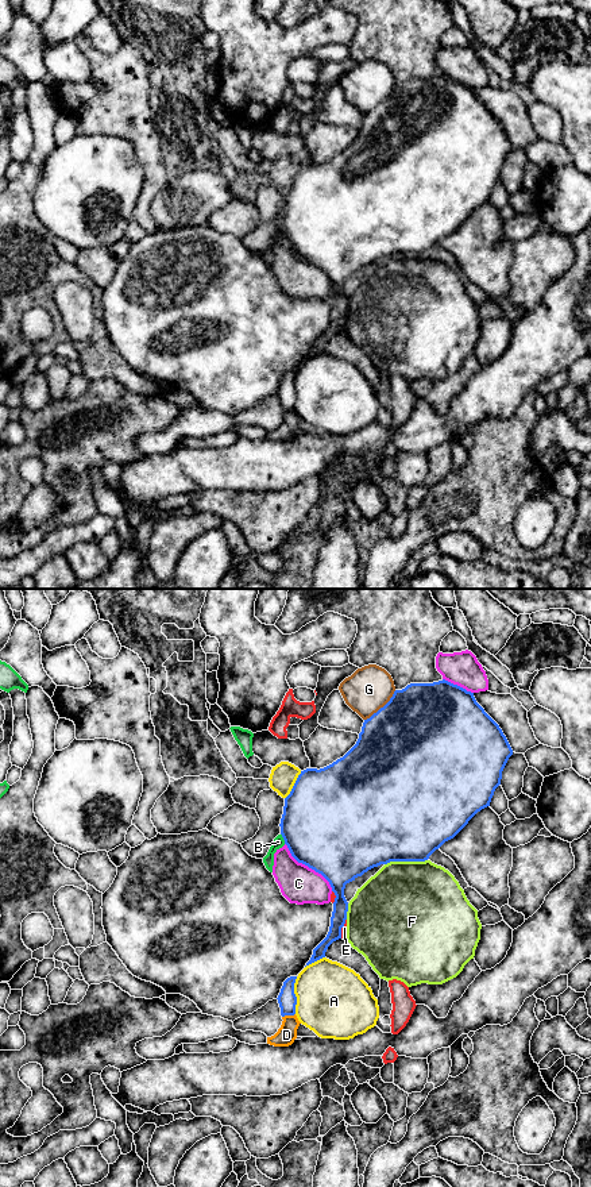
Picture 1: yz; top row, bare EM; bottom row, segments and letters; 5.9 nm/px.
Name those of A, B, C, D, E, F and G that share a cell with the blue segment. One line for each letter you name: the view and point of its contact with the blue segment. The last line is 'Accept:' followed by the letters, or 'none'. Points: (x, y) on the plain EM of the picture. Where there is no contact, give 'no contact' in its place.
Accept: none

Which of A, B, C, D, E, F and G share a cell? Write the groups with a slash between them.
A / B / C / D / E / F / G

